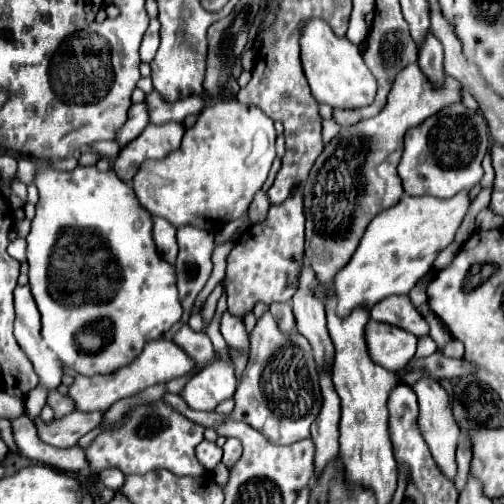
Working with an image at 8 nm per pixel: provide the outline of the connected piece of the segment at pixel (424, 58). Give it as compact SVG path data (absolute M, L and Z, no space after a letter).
M429 34L429 42L419 50L419 66L431 84L441 88L445 84L445 68L443 68L443 46Z

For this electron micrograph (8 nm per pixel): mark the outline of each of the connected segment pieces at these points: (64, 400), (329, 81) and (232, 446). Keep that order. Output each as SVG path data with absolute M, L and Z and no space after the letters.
M51 390L51 392L49 392L47 404L55 410L55 418L59 418L61 414L69 414L69 412L73 412L73 406L69 406L69 398L63 396L63 394L59 394L57 390Z
M321 18L305 20L301 26L301 62L311 94L315 100L329 104L331 108L361 108L375 98L375 78L365 66L361 52L347 38L333 34L331 26Z
M227 438L225 446L223 446L223 462L227 468L231 468L239 458L241 458L241 442L237 438Z

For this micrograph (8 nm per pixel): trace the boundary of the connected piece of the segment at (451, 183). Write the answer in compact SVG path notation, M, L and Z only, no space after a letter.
M461 102L445 106L441 112L429 116L423 124L407 130L399 176L405 194L409 196L435 196L453 198L459 190L473 188L483 178L481 160L489 146L489 130L485 118L465 108Z

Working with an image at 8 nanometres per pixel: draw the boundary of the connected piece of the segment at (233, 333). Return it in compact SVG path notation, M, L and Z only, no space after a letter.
M227 310L221 316L221 334L225 342L235 350L249 350L249 336L245 332L243 320L239 316L229 314Z

